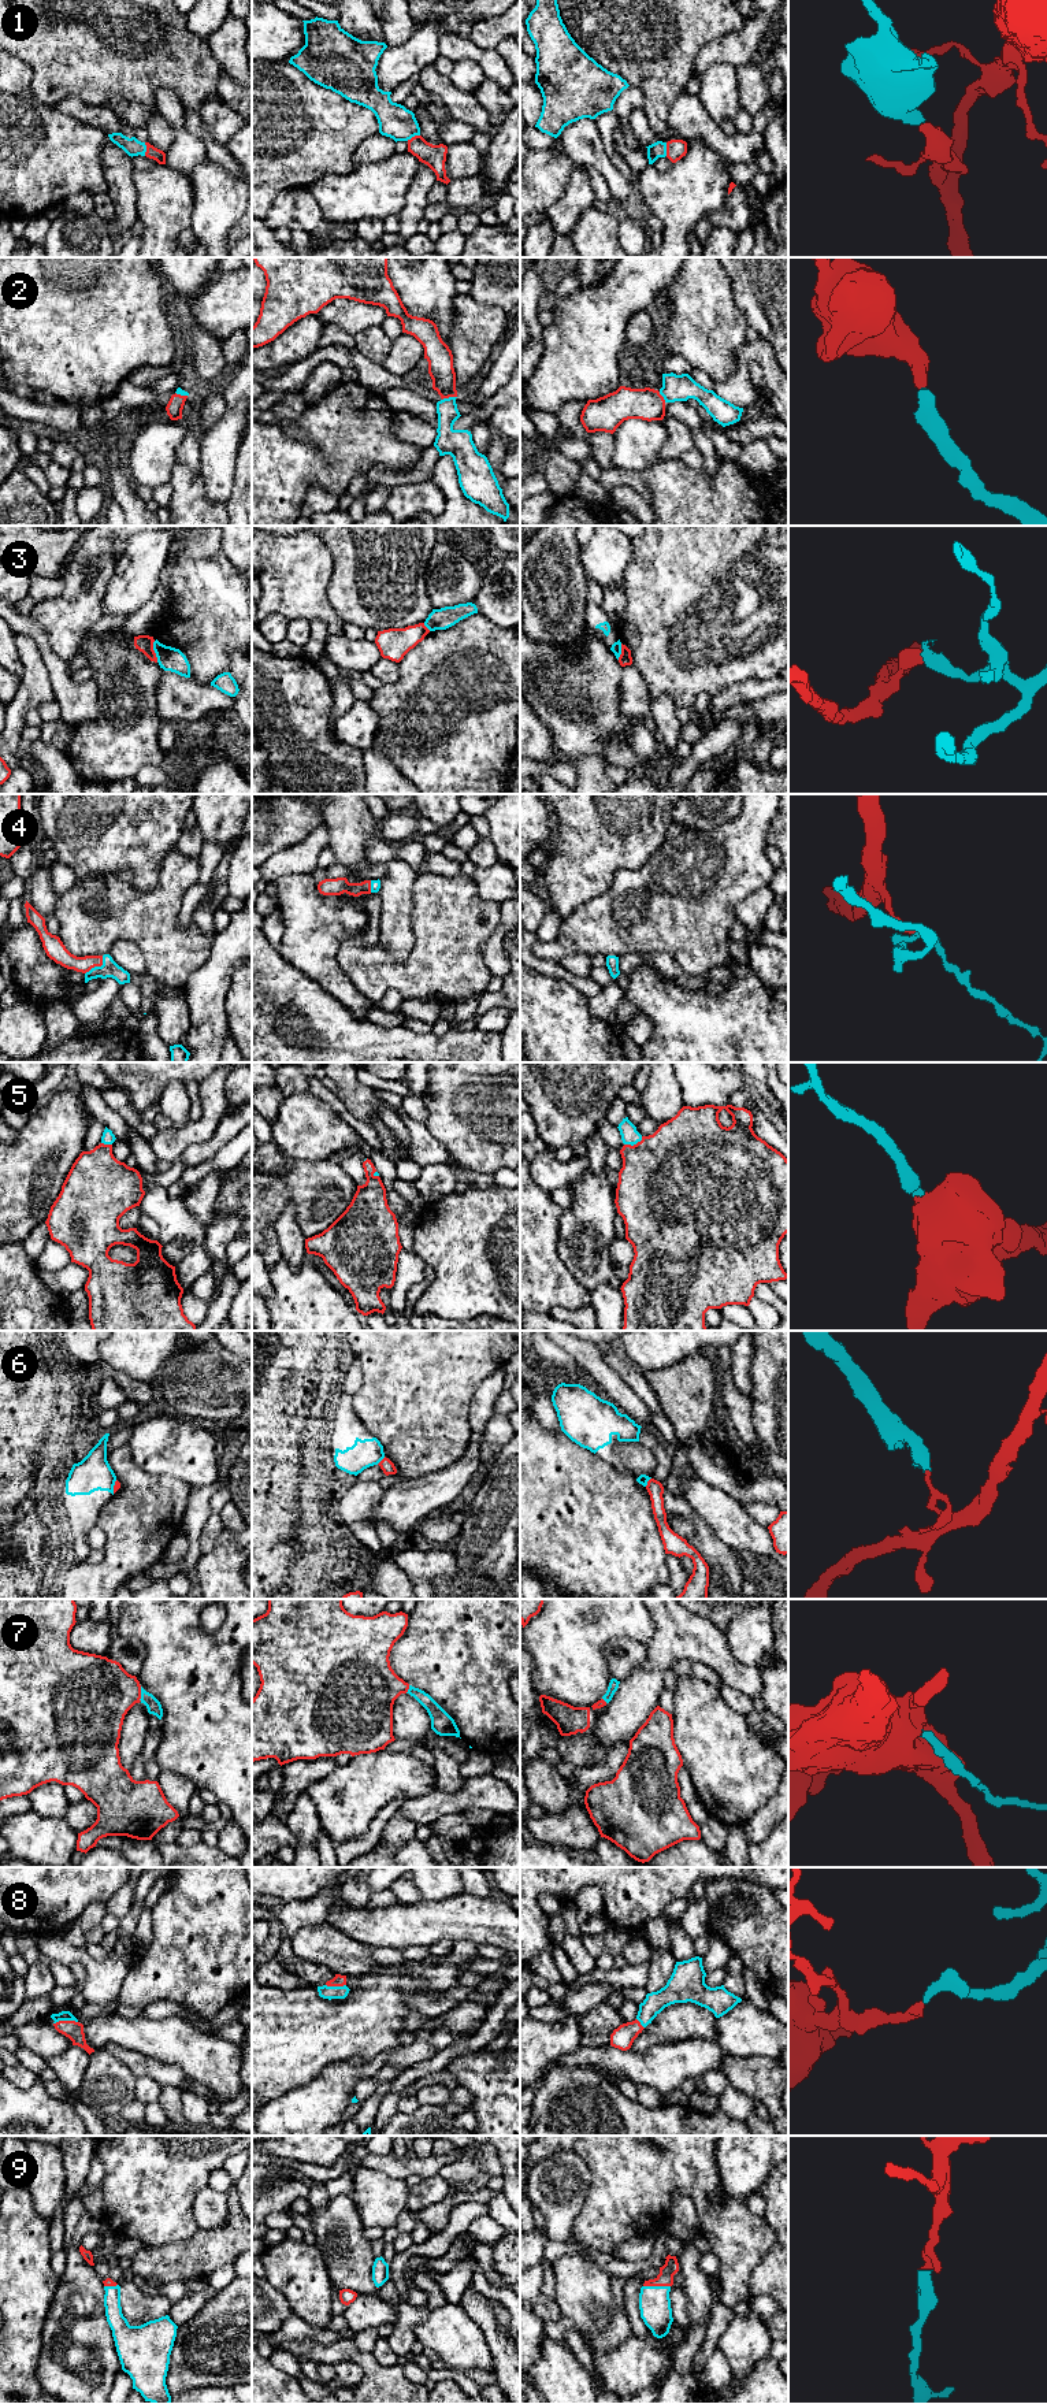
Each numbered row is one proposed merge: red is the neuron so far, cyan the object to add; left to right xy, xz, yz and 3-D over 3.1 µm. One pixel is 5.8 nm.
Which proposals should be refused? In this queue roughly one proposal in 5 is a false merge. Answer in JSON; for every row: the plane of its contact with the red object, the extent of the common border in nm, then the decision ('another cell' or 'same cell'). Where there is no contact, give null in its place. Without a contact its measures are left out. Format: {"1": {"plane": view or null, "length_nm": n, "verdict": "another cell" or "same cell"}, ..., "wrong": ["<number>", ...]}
{"1": {"plane": "xy", "length_nm": 80, "verdict": "same cell"}, "2": {"plane": "xz", "length_nm": 90, "verdict": "same cell"}, "3": {"plane": "xy", "length_nm": 130, "verdict": "another cell"}, "4": {"plane": "xy", "length_nm": 160, "verdict": "same cell"}, "5": {"plane": "yz", "length_nm": 120, "verdict": "same cell"}, "6": {"plane": "xz", "length_nm": 70, "verdict": "another cell"}, "7": {"plane": "xy", "length_nm": 90, "verdict": "same cell"}, "8": {"plane": "xy", "length_nm": 140, "verdict": "same cell"}, "9": {"plane": "yz", "length_nm": 160, "verdict": "same cell"}, "wrong": ["3", "6"]}

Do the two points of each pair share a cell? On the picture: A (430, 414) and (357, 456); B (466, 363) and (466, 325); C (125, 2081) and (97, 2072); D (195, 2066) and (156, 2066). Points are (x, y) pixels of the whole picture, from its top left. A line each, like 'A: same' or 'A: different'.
A: different
B: same
C: same
D: different

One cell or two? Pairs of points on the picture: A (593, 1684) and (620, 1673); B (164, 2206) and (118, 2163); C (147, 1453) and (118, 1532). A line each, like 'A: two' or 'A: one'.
A: two
B: one
C: two

